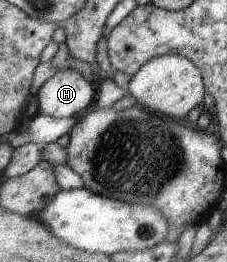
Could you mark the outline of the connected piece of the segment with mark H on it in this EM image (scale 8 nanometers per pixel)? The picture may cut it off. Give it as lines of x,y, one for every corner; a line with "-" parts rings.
63,69
43,84
38,97
40,112
55,118
71,118
95,104
95,86
77,69

